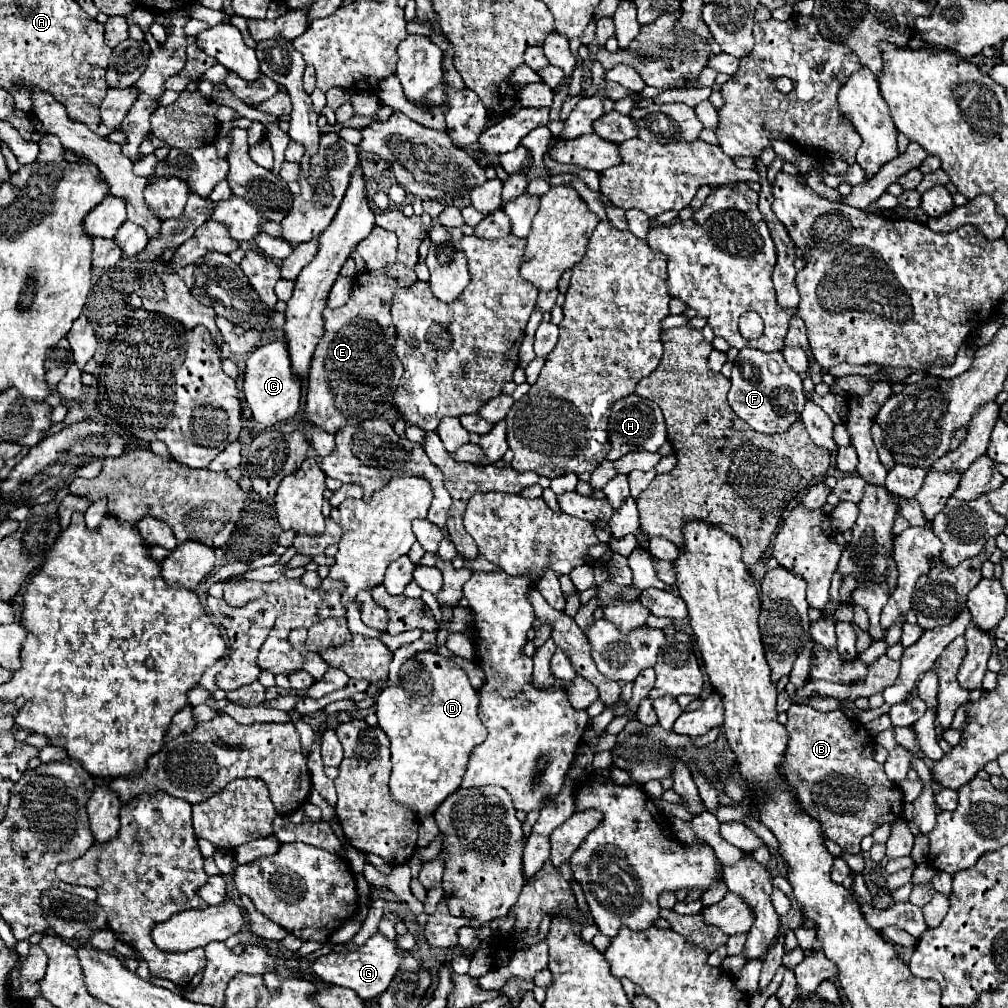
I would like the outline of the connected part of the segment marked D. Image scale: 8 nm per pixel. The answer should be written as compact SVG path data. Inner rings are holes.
M434 651L416 653L400 667L398 677L400 677L398 685L382 689L380 695L376 697L378 727L388 735L392 751L390 791L398 803L426 817L436 811L442 799L446 799L460 787L470 751L486 739L486 727L478 717L478 703L480 703L478 691L470 685L464 669L452 663L448 657L442 657Z

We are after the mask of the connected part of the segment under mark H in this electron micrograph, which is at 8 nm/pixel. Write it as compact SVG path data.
M630 395L614 403L614 411L610 413L610 443L612 451L608 453L608 461L618 461L630 451L658 451L666 443L666 423L662 417L662 409L656 407L654 401L642 399L638 395Z

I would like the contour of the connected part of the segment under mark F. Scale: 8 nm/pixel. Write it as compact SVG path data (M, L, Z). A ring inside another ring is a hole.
M750 347L740 349L738 357L734 359L730 381L732 387L728 391L728 403L734 413L754 431L766 435L784 433L794 421L800 419L800 413L806 403L806 397L802 393L802 379L796 371L788 367L780 351L762 353Z

